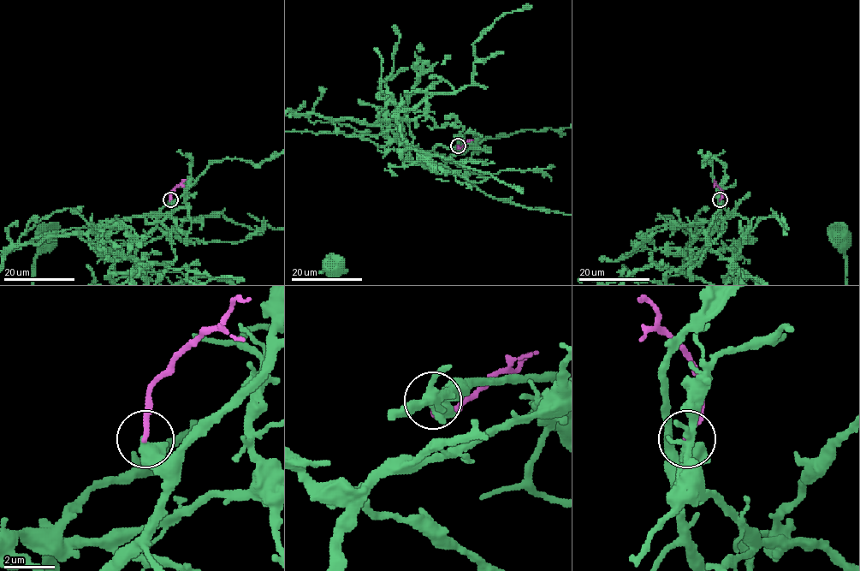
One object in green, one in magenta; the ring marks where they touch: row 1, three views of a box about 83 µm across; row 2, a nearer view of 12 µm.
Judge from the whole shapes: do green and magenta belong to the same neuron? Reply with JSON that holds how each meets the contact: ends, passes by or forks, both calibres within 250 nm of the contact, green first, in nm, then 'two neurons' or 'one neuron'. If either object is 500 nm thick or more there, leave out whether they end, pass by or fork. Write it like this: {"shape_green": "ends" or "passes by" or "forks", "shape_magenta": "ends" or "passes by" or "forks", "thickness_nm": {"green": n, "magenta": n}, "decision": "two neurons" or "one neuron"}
{"shape_green": "passes by", "shape_magenta": "ends", "thickness_nm": {"green": 420, "magenta": 220}, "decision": "two neurons"}

